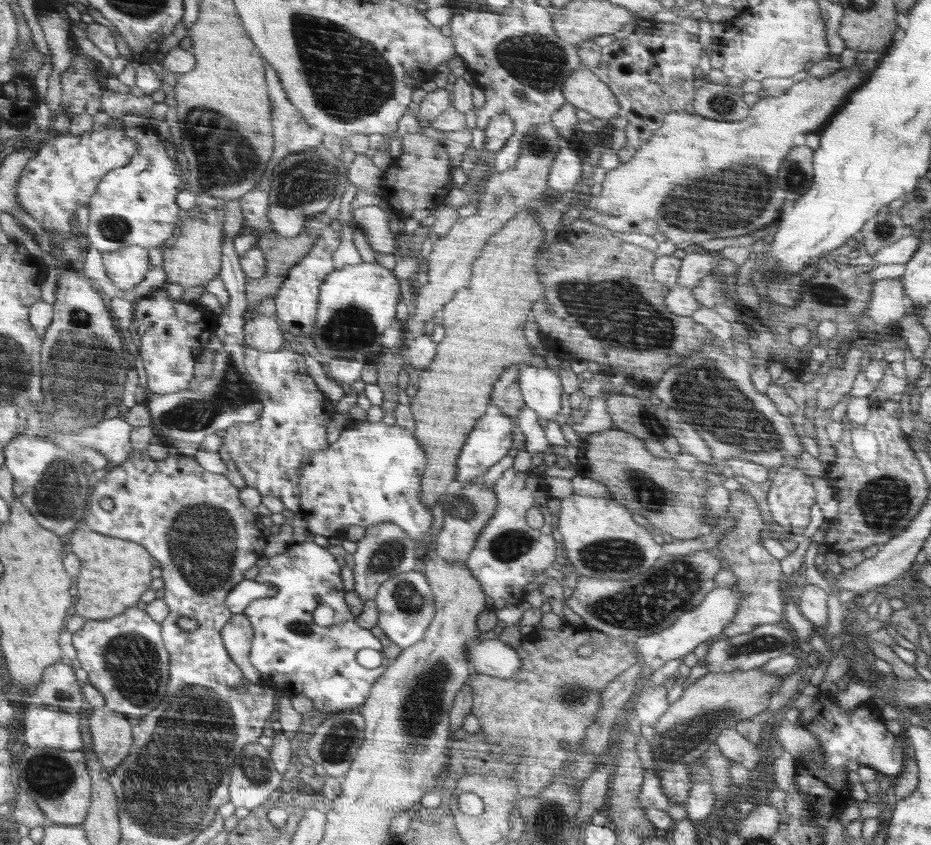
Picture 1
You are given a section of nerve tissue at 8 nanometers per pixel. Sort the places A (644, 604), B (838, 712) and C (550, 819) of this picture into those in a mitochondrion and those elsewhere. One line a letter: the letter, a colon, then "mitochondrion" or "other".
A: mitochondrion
B: other
C: mitochondrion

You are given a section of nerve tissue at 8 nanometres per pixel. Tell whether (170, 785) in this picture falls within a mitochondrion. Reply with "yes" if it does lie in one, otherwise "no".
yes

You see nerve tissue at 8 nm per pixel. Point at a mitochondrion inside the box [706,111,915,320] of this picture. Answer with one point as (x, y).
(822, 294)

